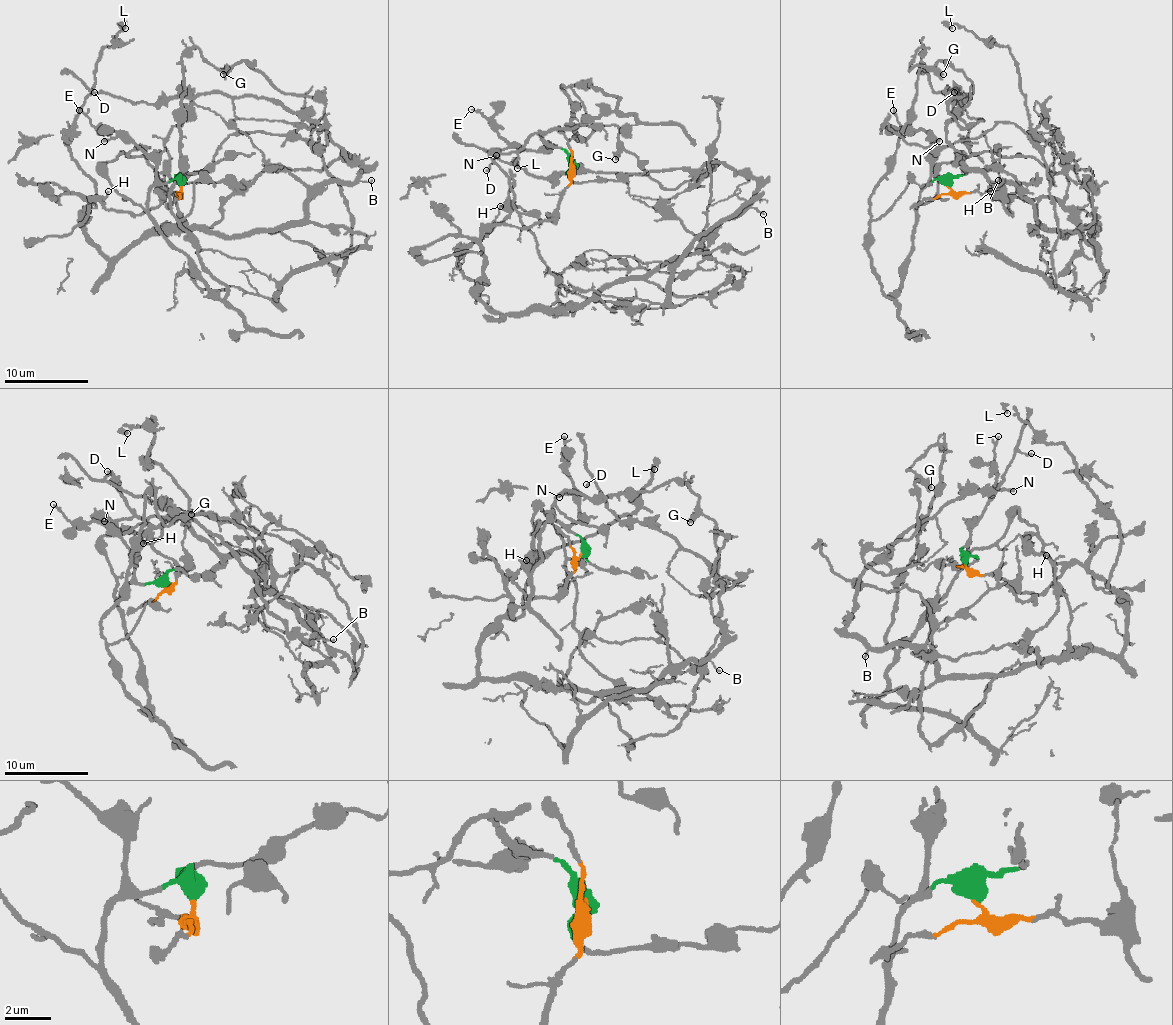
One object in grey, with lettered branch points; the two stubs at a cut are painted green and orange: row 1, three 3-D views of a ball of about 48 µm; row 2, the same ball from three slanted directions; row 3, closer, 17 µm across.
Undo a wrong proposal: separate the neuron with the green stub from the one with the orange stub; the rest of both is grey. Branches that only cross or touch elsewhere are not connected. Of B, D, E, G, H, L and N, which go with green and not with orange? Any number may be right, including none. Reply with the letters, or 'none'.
E, G, N

